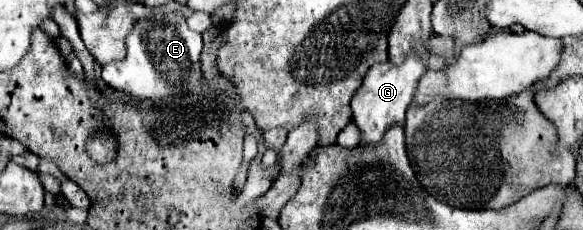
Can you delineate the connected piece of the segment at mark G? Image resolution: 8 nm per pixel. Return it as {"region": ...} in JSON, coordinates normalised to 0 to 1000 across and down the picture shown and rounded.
{"region":[[[702,230],[702,248],[681,291],[667,265],[660,265],[660,274],[640,283],[630,309],[623,370],[612,387],[612,404],[602,430],[605,535],[619,570],[619,622],[616,630],[623,630],[623,639],[643,630],[643,622],[650,622],[650,604],[660,587],[660,570],[667,552],[695,535],[695,483],[705,457],[715,361],[729,309],[732,309],[732,291],[726,283],[722,248],[715,248],[712,230]]]}

